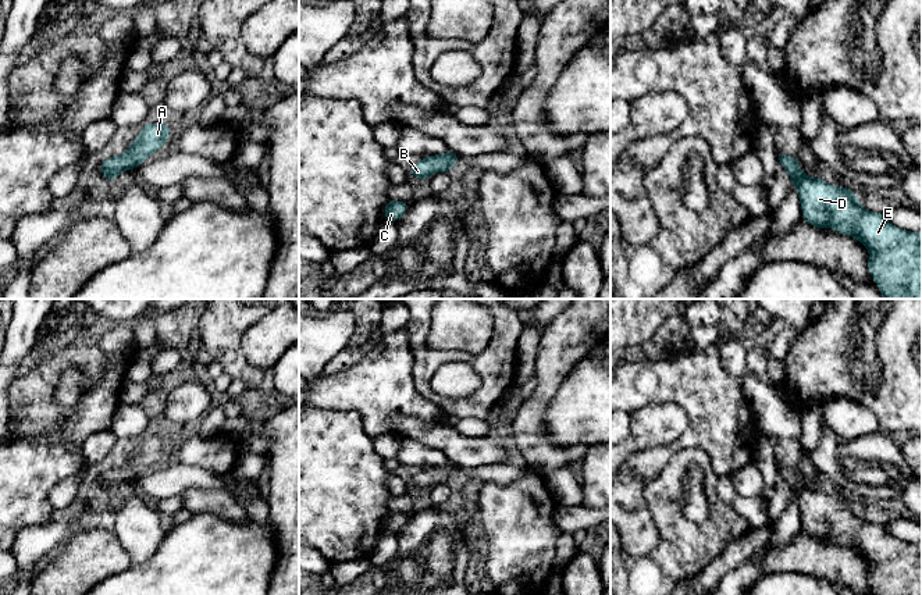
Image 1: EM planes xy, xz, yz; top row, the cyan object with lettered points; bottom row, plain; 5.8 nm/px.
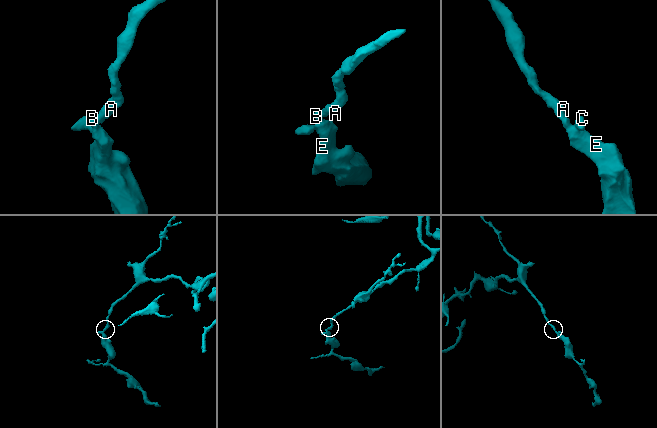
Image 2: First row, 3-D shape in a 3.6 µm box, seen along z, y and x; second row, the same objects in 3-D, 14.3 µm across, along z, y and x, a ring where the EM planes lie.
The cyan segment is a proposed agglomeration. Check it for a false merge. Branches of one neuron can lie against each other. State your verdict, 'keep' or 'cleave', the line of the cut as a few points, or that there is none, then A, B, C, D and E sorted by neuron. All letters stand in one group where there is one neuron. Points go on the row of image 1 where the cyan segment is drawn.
keep | no cut | A B C D E

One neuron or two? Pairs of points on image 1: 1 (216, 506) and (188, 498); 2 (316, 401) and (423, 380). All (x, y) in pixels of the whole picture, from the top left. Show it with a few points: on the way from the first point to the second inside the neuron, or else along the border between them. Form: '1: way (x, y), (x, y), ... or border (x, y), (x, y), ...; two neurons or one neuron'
1: way (209, 501), (195, 501); one neuron
2: border (412, 348), (413, 385), (434, 405); two neurons

